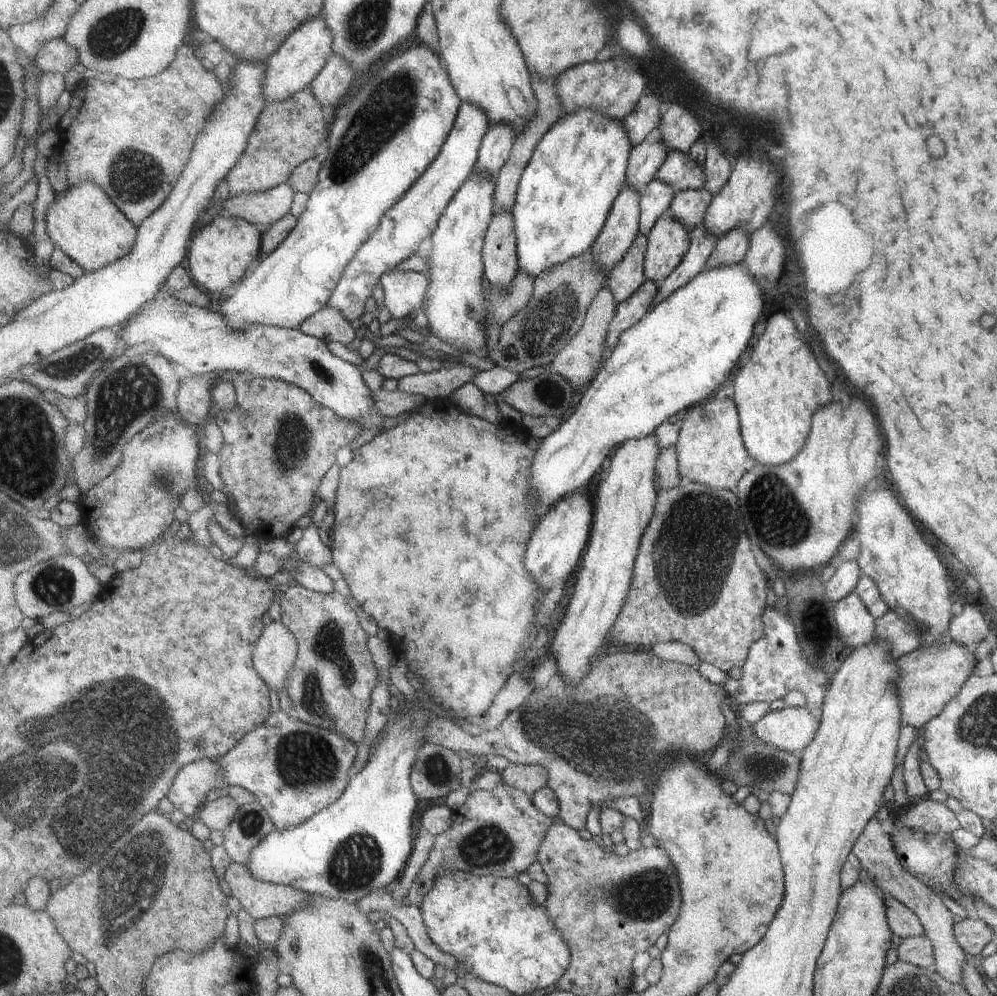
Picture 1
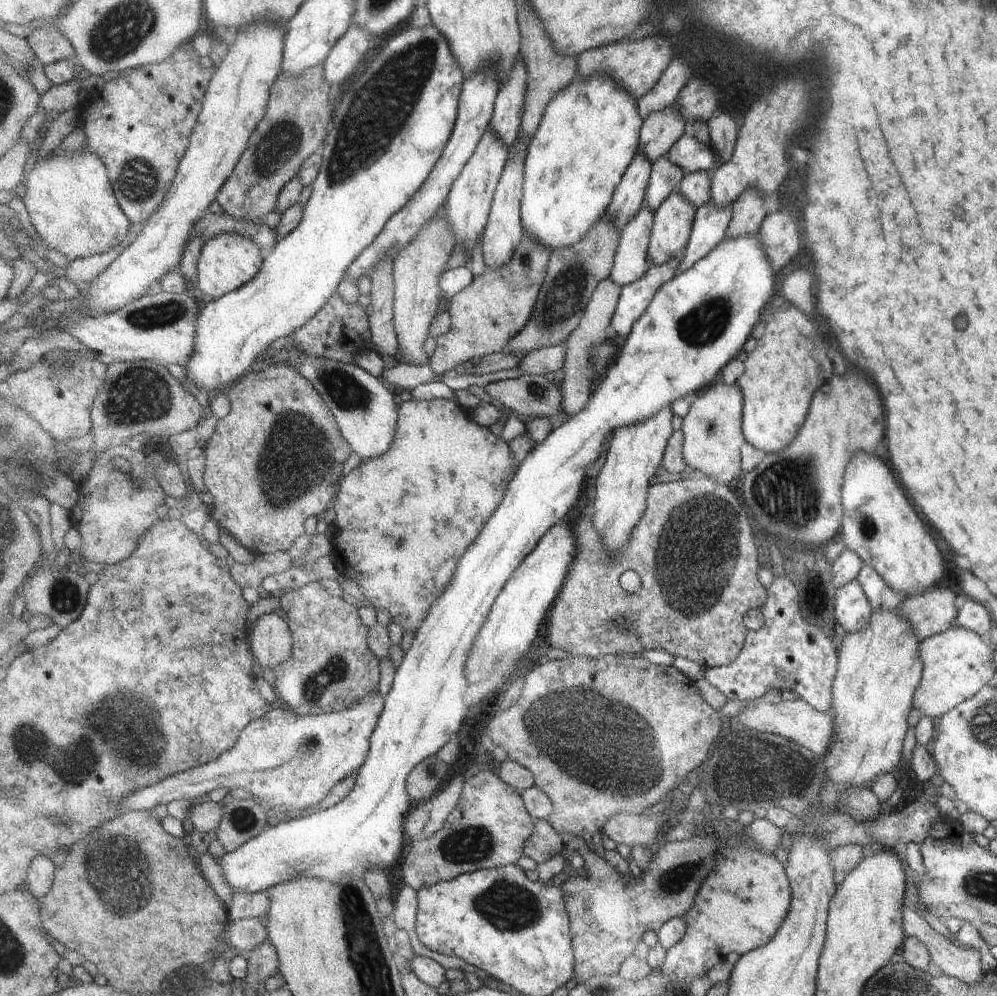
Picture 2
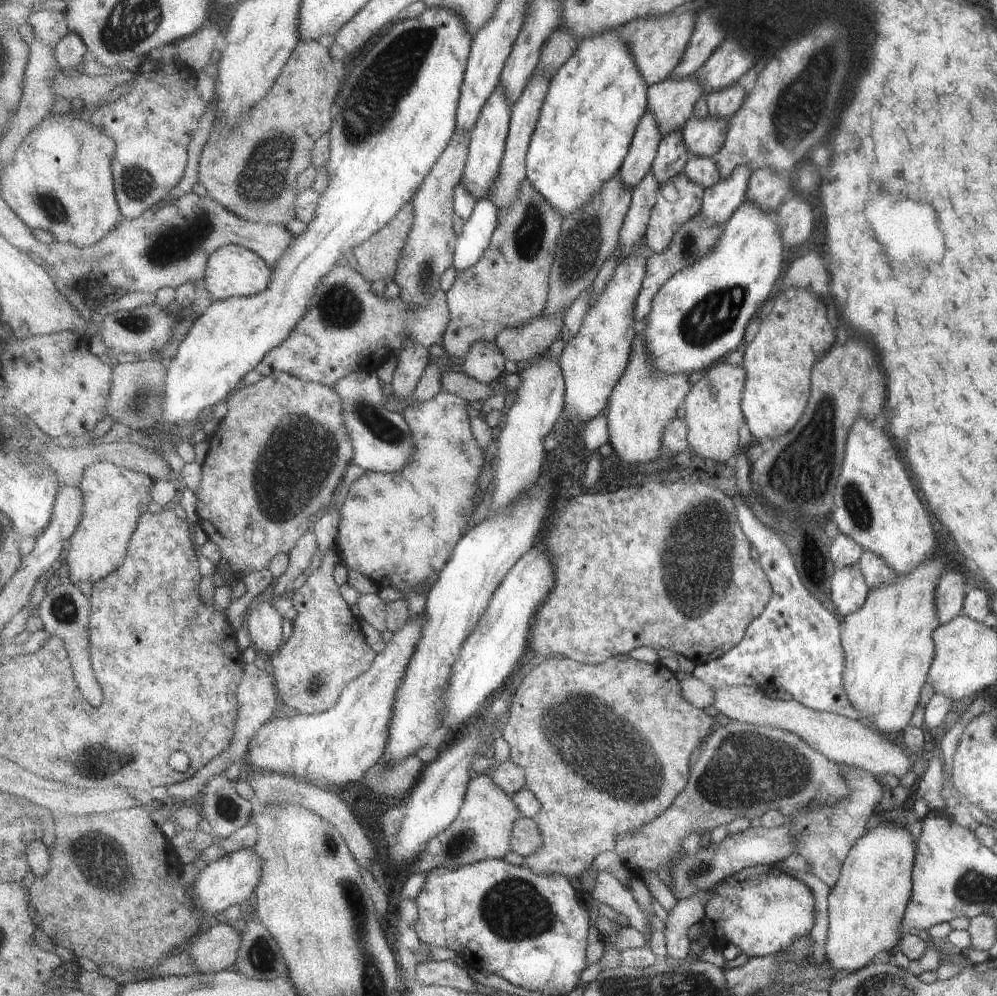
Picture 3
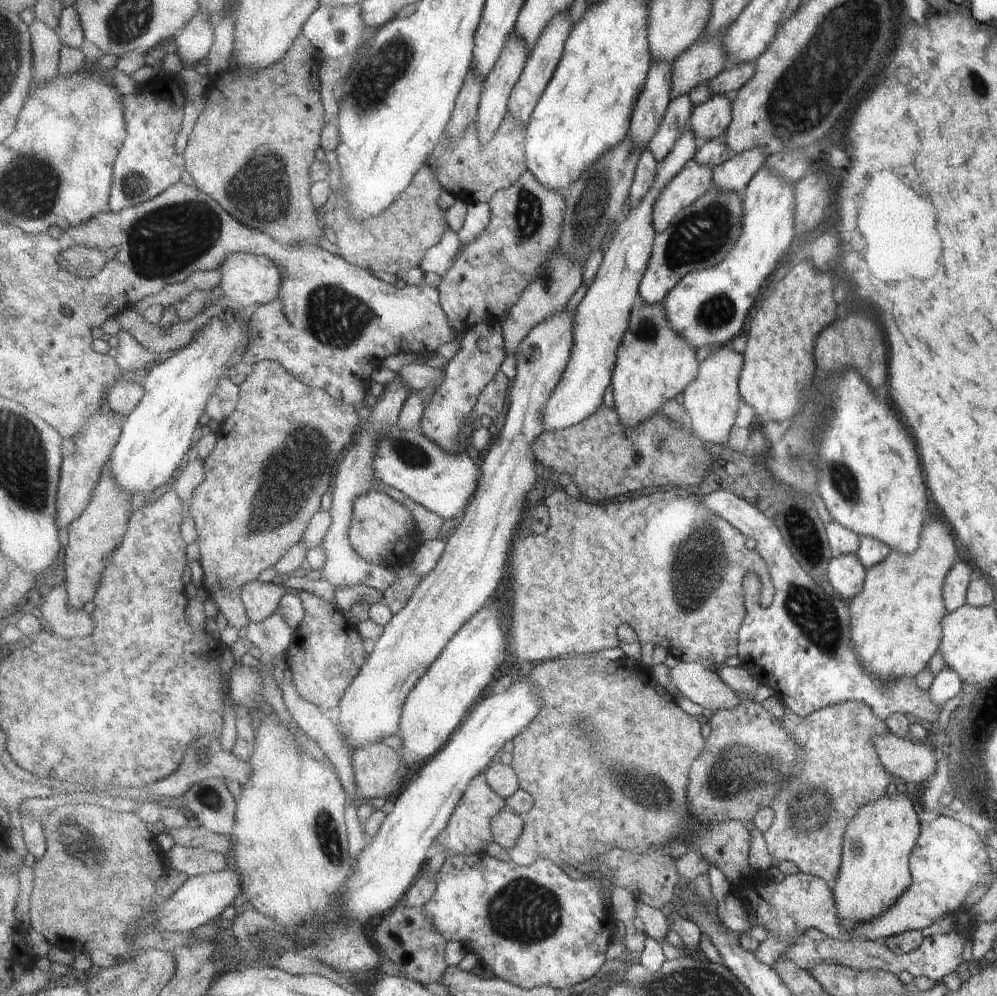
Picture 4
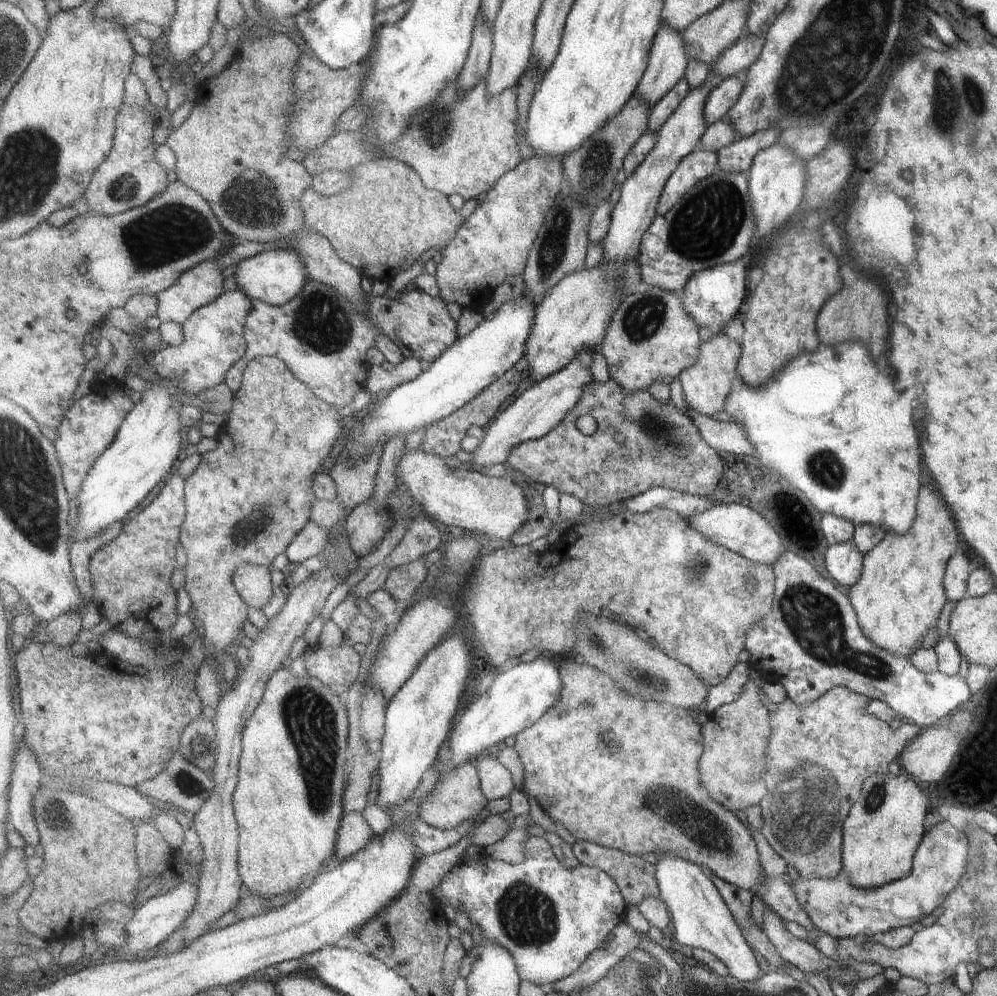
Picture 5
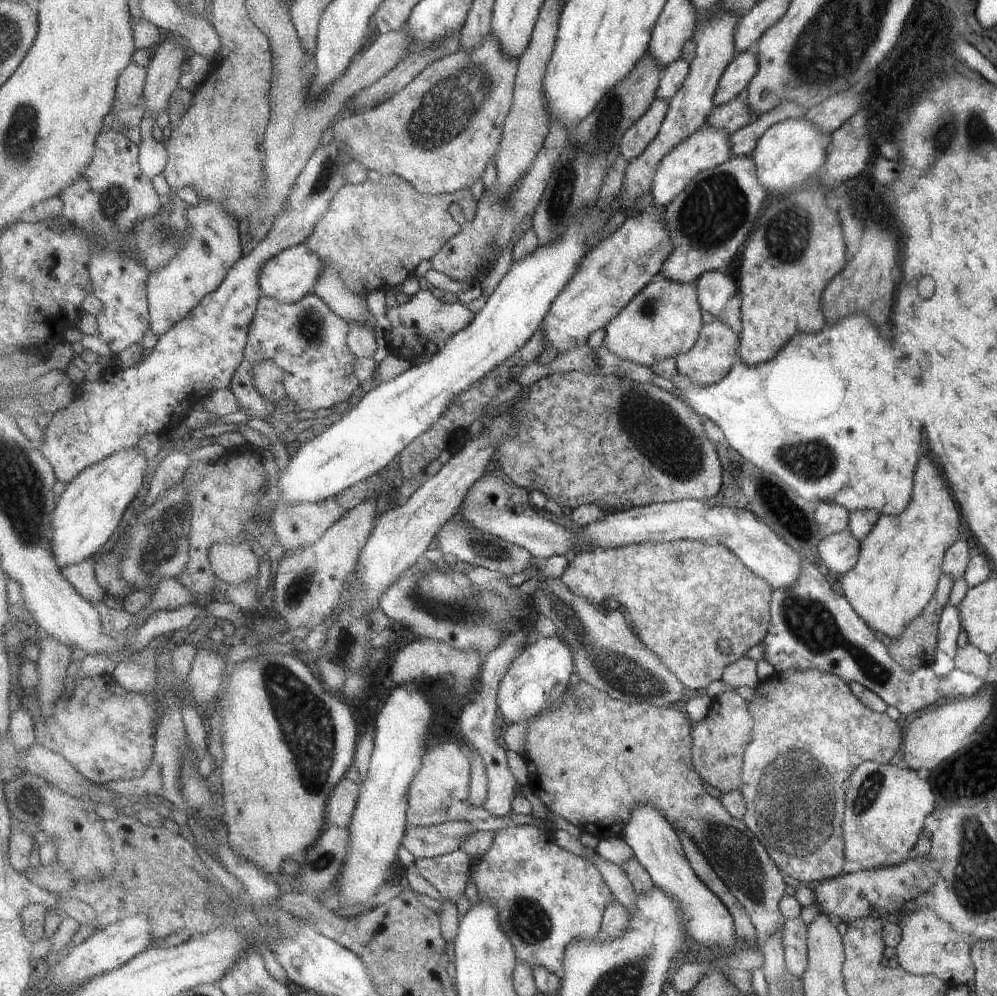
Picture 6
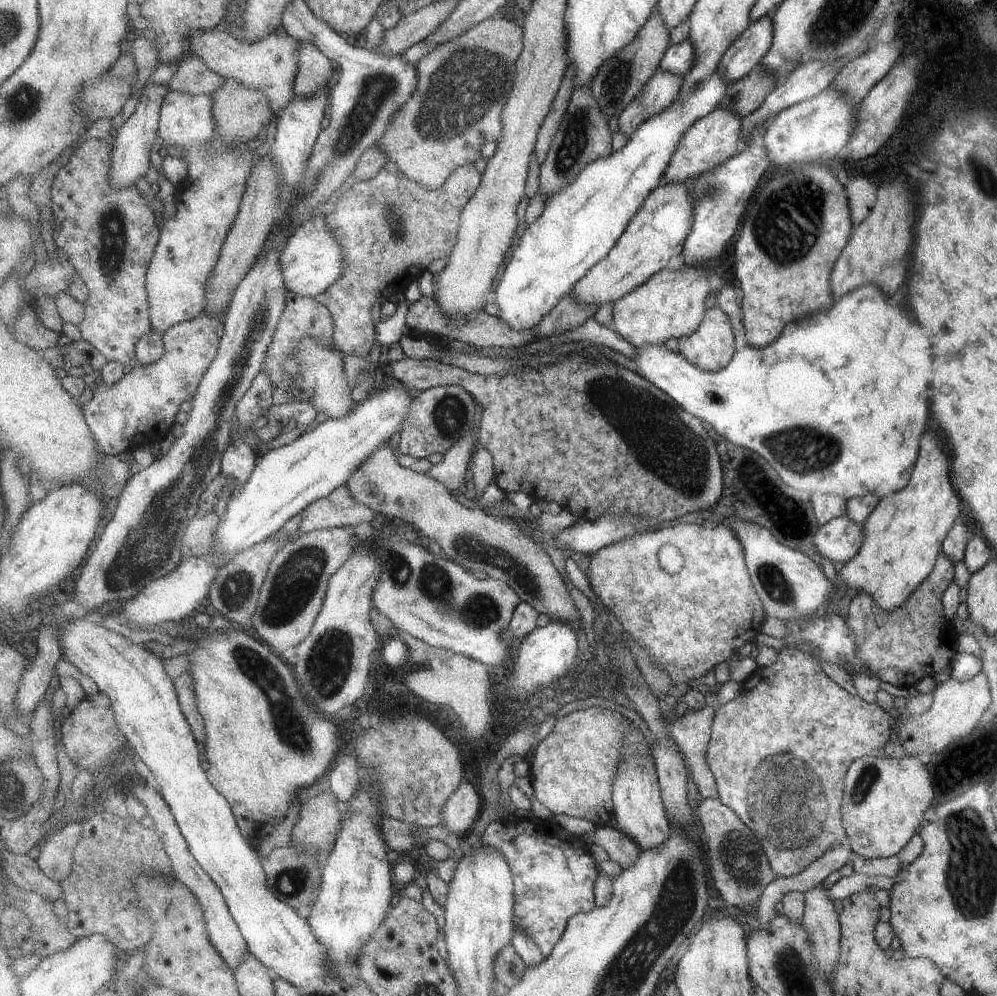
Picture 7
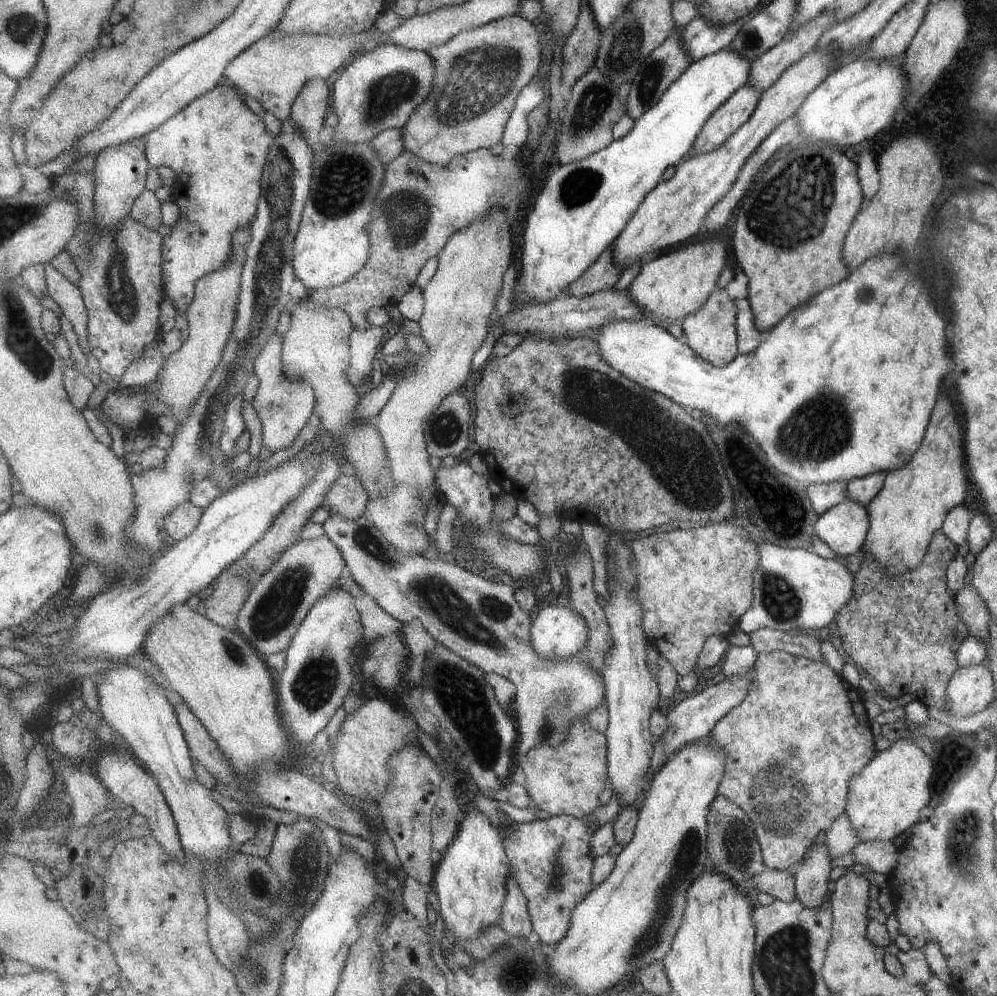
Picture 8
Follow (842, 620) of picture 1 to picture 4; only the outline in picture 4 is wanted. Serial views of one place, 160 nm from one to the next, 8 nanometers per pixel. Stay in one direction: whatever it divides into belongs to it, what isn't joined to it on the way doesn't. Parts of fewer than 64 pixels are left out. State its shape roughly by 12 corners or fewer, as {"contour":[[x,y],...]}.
{"contour":[[856,555],[832,557],[825,572],[841,600],[861,592],[864,568]]}

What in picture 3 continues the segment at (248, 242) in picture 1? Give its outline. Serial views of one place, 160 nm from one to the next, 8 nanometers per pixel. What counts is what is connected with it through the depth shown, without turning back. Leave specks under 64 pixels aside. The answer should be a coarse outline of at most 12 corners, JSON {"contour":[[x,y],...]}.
{"contour":[[230,244],[211,253],[203,281],[218,301],[259,294],[272,267]]}

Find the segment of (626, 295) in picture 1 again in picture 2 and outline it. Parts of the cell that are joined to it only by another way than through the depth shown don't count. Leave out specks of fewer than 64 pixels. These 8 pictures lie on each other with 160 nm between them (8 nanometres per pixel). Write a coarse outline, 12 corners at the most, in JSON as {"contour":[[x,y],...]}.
{"contour":[[641,209],[620,236],[610,278],[622,288],[650,269],[654,214]]}

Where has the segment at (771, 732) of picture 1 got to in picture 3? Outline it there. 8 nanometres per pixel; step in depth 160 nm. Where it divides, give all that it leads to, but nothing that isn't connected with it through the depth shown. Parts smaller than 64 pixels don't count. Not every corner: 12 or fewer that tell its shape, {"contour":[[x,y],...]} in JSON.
{"contour":[[746,686],[711,687],[733,721],[789,731],[840,766],[897,780],[908,753],[863,722]]}

